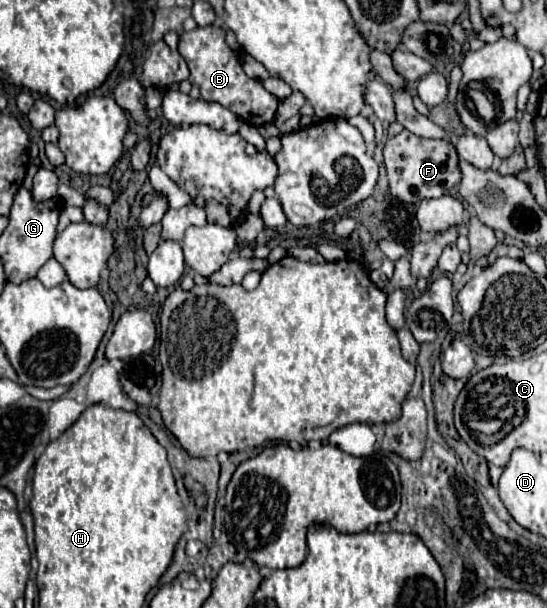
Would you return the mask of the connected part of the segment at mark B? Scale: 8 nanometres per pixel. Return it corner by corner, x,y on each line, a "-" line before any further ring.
197,26
191,32
183,32
179,36
179,54
189,66
189,82
199,86
201,98
205,102
219,102
223,108
231,110
251,126
263,126
275,120
279,100
271,92
267,92
261,82
249,78
243,72
237,54
225,42
225,30
221,26

